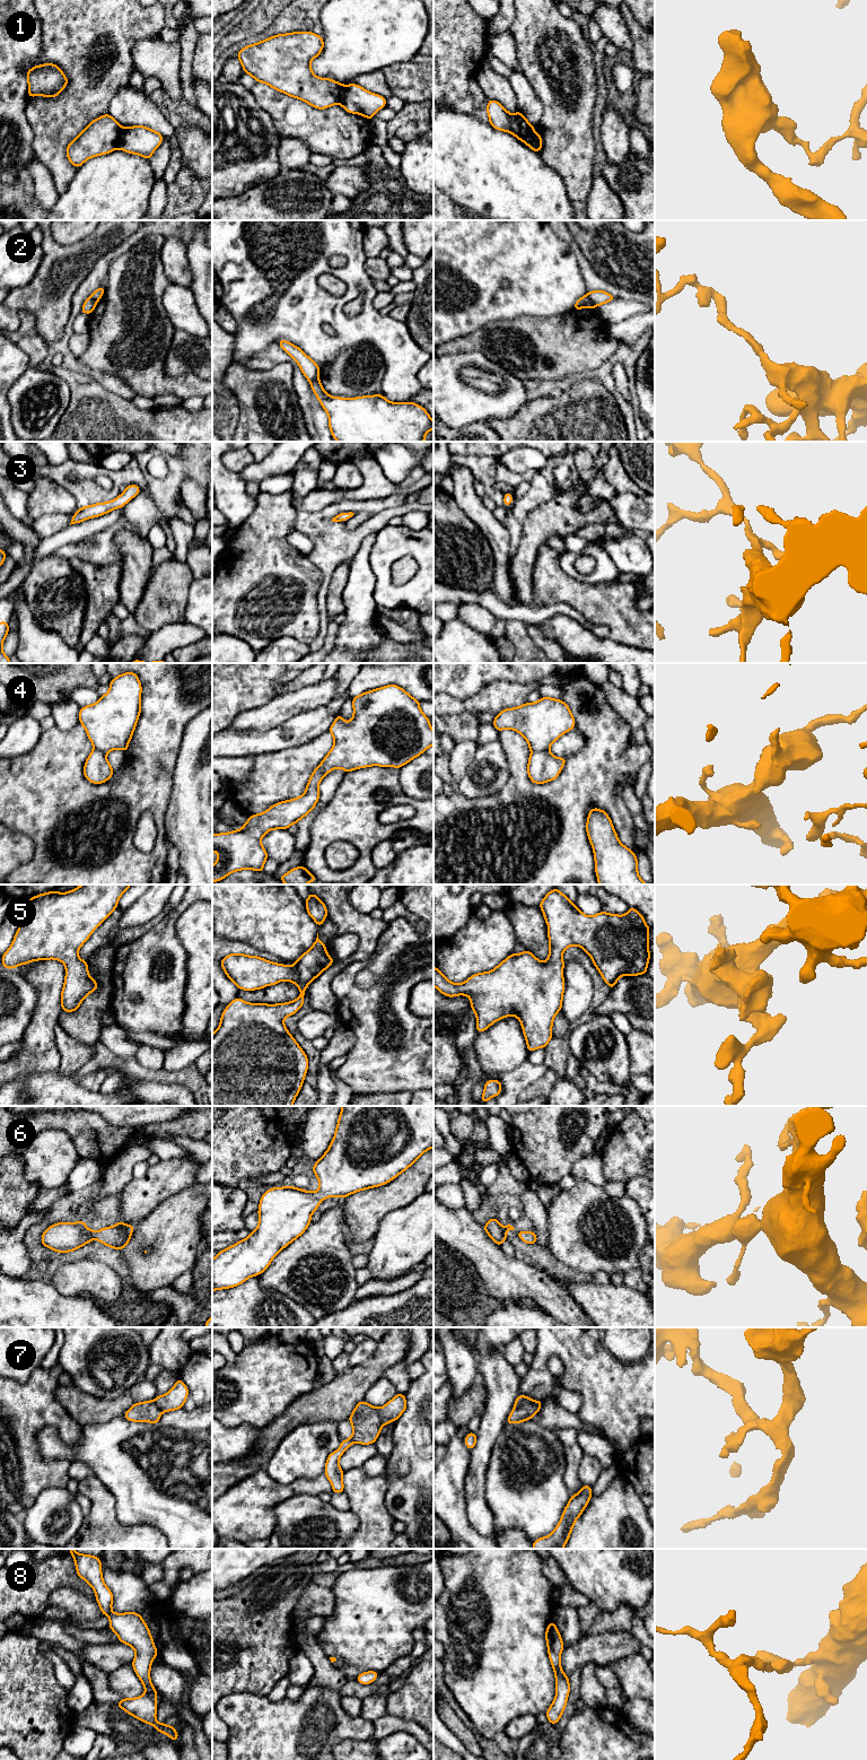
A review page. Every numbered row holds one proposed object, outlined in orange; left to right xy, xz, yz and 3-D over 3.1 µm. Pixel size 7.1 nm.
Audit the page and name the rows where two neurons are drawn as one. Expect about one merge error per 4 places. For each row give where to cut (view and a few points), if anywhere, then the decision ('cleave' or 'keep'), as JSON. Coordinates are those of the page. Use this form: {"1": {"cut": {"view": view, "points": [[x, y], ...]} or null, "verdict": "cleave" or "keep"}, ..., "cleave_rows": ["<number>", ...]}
{"1": {"cut": {"view": "xy", "points": [[123, 129], [117, 147]]}, "verdict": "cleave"}, "2": {"cut": {"view": "yz", "points": [[587, 294], [595, 305]]}, "verdict": "cleave"}, "3": {"cut": null, "verdict": "keep"}, "4": {"cut": null, "verdict": "keep"}, "5": {"cut": null, "verdict": "keep"}, "6": {"cut": null, "verdict": "keep"}, "7": {"cut": {"view": "xz", "points": [[378, 1409], [383, 1425]]}, "verdict": "cleave"}, "8": {"cut": null, "verdict": "keep"}, "cleave_rows": ["1", "2", "7"]}

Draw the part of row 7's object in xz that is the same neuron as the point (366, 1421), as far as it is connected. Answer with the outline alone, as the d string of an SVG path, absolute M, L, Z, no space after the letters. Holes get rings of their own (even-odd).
M366 1401L357 1403L353 1413L348 1420L352 1423L352 1437L342 1440L339 1449L329 1455L325 1464L324 1474L331 1482L334 1493L344 1491L343 1471L339 1465L341 1455L351 1444L375 1444L383 1426L379 1409L368 1404Z

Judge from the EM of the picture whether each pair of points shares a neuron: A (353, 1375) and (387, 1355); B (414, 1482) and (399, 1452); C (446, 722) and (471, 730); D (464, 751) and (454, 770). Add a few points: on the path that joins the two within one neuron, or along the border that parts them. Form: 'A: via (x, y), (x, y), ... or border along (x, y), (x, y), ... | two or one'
A: via (361, 1375), (368, 1373), (379, 1362) | one
B: via (414, 1473), (414, 1463), (408, 1456) | one
C: via (452, 724), (465, 726) | one
D: via (461, 756), (457, 766) | one

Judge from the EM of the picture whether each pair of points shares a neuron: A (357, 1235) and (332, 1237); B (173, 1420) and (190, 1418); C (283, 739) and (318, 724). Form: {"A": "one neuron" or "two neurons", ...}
{"A": "two neurons", "B": "one neuron", "C": "one neuron"}

